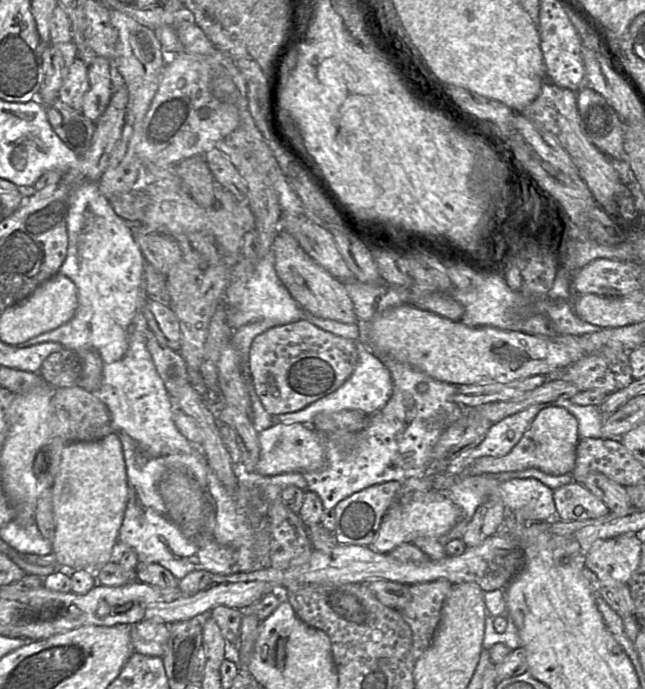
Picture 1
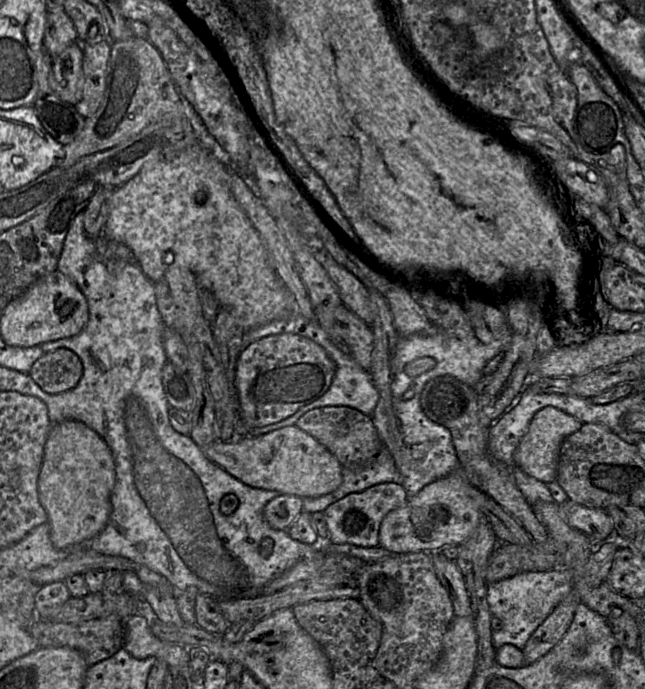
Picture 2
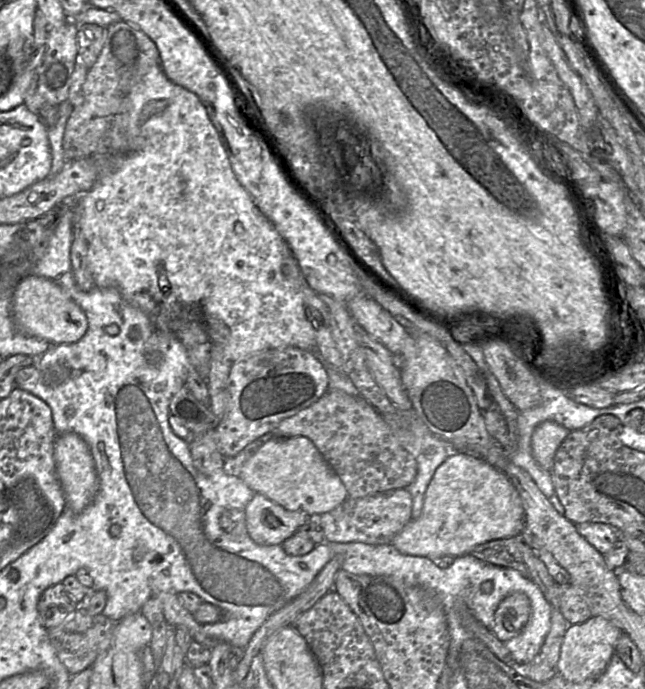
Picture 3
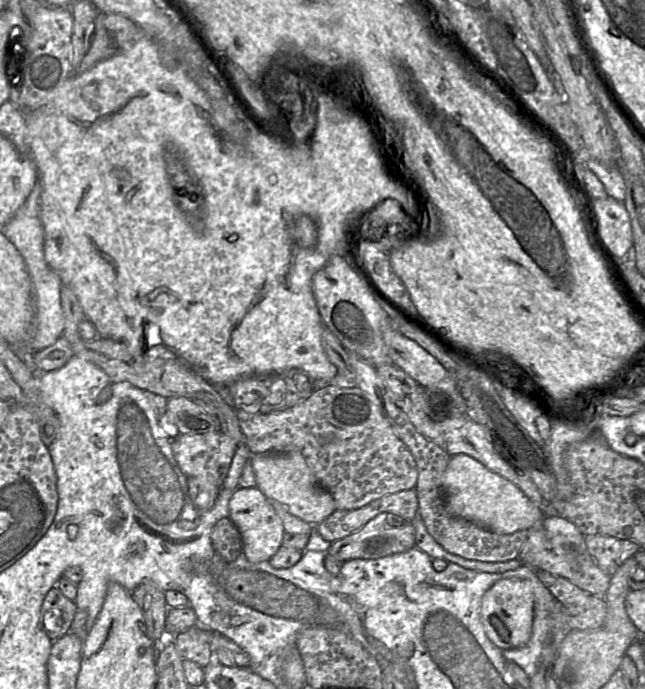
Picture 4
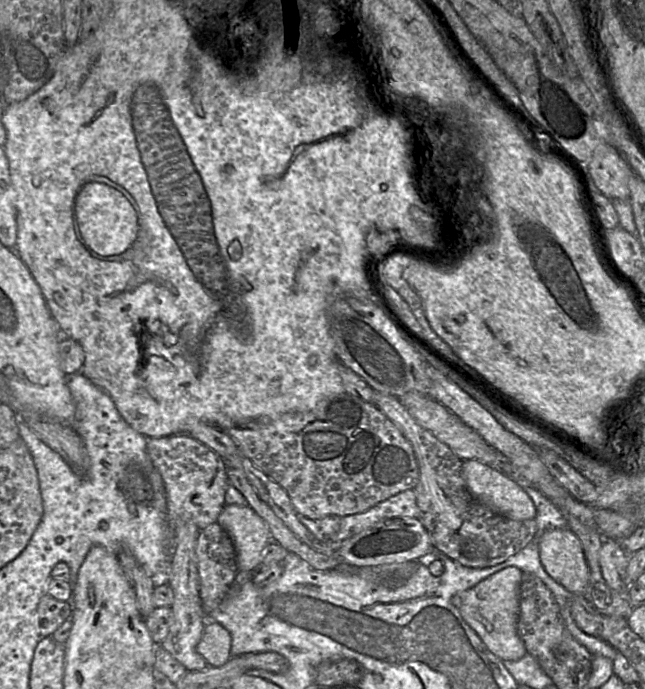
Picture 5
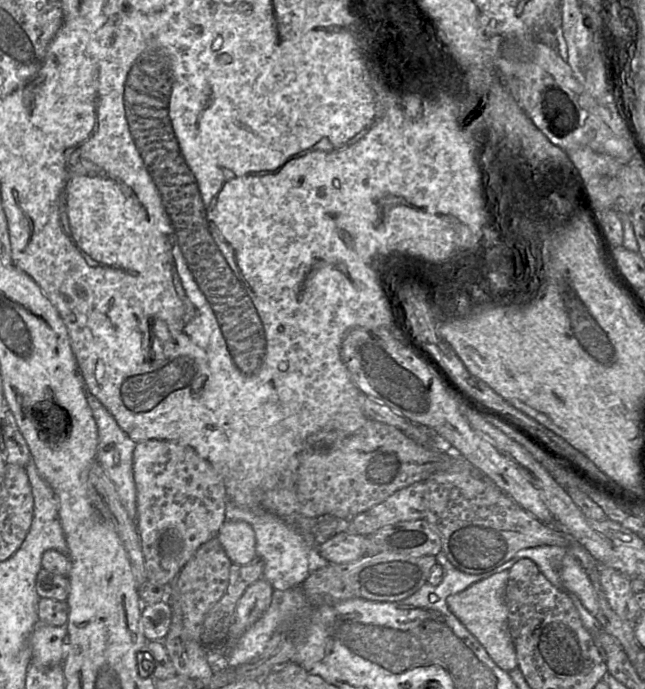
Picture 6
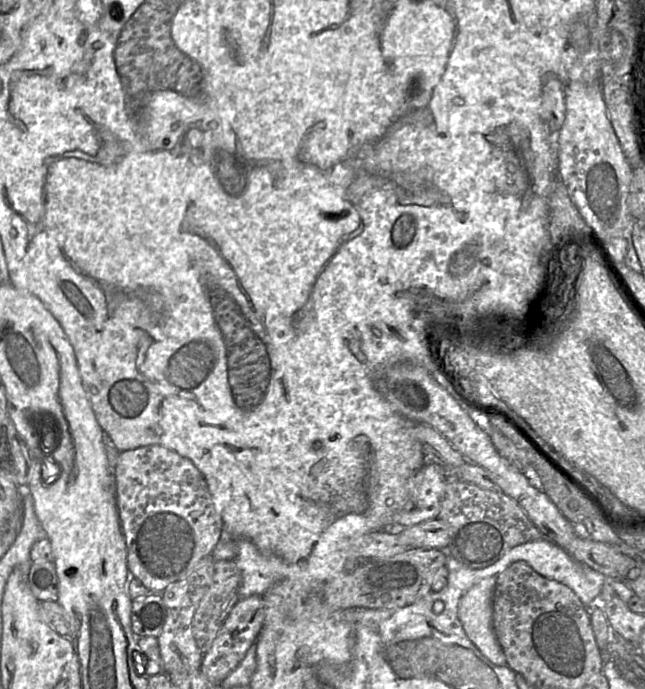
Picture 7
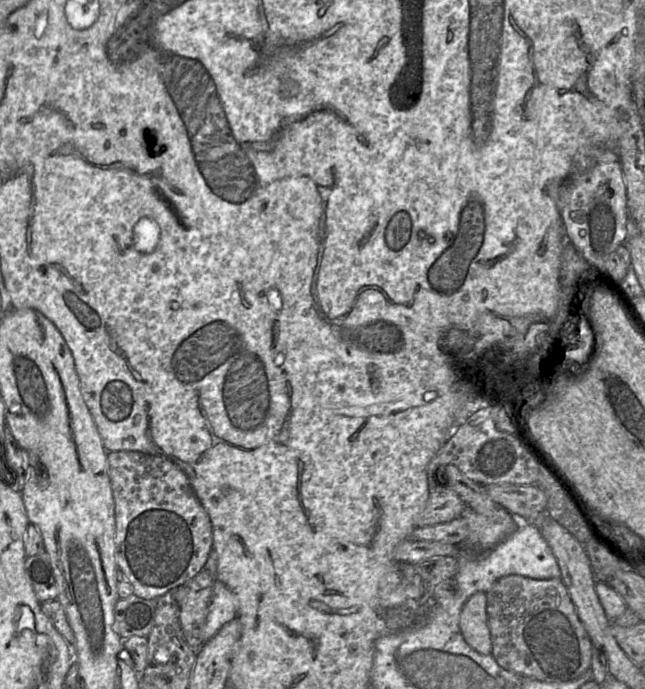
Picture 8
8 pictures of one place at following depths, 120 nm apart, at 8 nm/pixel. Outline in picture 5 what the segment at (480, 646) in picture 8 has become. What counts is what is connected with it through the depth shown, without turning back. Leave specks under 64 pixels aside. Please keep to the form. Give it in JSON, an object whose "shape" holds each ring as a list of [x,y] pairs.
{"shape":[[[508,567],[482,580],[474,587],[457,593],[451,599],[467,624],[502,661],[517,661],[527,653],[525,644],[517,631],[521,579],[520,569]]]}

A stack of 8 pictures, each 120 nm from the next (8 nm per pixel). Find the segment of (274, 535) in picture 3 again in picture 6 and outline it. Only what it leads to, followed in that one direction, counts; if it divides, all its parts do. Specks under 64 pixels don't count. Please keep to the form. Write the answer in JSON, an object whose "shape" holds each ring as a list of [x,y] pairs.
{"shape":[[[225,520],[217,537],[232,563],[245,565],[255,560],[256,536],[248,522]]]}

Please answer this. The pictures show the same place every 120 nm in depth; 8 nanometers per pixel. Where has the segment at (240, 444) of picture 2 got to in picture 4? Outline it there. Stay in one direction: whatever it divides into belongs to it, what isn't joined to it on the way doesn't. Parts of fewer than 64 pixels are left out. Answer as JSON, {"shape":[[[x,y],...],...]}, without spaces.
{"shape":[[[300,453],[256,454],[251,456],[251,462],[256,479],[255,487],[270,501],[280,503],[290,514],[316,526],[335,510],[331,494],[316,483],[311,469]]]}

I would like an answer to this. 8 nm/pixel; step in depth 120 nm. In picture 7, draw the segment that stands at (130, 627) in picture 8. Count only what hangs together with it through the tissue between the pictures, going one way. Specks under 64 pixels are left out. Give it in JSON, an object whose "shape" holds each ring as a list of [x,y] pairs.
{"shape":[[[150,593],[132,600],[131,627],[137,638],[156,637],[163,631],[166,607],[161,593]]]}

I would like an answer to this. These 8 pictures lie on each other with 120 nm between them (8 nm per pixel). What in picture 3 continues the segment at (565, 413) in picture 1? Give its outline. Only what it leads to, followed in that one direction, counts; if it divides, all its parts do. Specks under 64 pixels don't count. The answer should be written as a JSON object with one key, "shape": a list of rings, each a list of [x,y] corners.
{"shape":[[[551,420],[541,422],[534,429],[531,438],[532,455],[543,469],[552,470],[555,454],[569,433],[563,425]]]}

